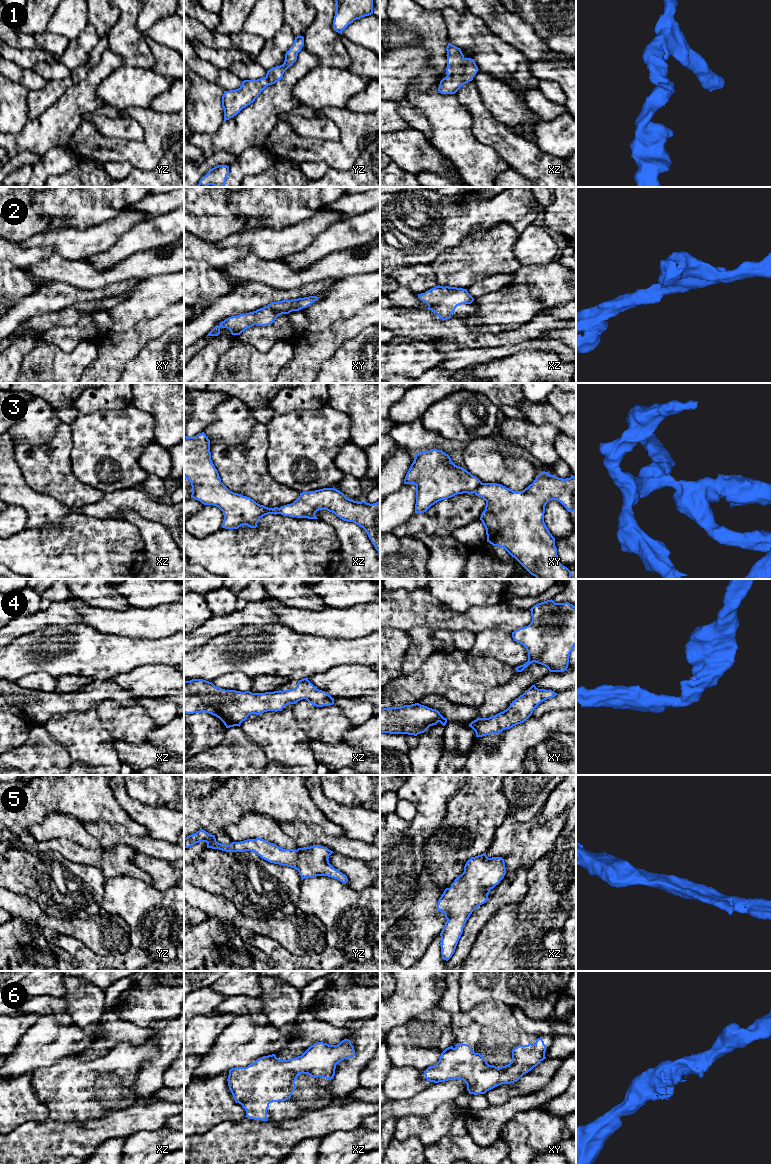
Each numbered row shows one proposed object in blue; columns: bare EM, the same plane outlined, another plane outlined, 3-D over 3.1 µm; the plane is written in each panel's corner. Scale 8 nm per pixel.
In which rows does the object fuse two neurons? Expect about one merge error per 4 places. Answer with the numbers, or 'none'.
3

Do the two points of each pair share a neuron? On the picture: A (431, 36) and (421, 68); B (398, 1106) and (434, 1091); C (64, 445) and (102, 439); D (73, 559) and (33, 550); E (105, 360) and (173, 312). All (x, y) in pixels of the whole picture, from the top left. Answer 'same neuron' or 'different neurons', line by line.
A: different neurons
B: same neuron
C: different neurons
D: same neuron
E: same neuron

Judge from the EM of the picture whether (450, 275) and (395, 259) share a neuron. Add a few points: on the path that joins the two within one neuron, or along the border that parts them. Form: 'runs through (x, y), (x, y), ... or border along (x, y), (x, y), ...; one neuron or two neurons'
border along (447, 248), (443, 248), (429, 264); two neurons

